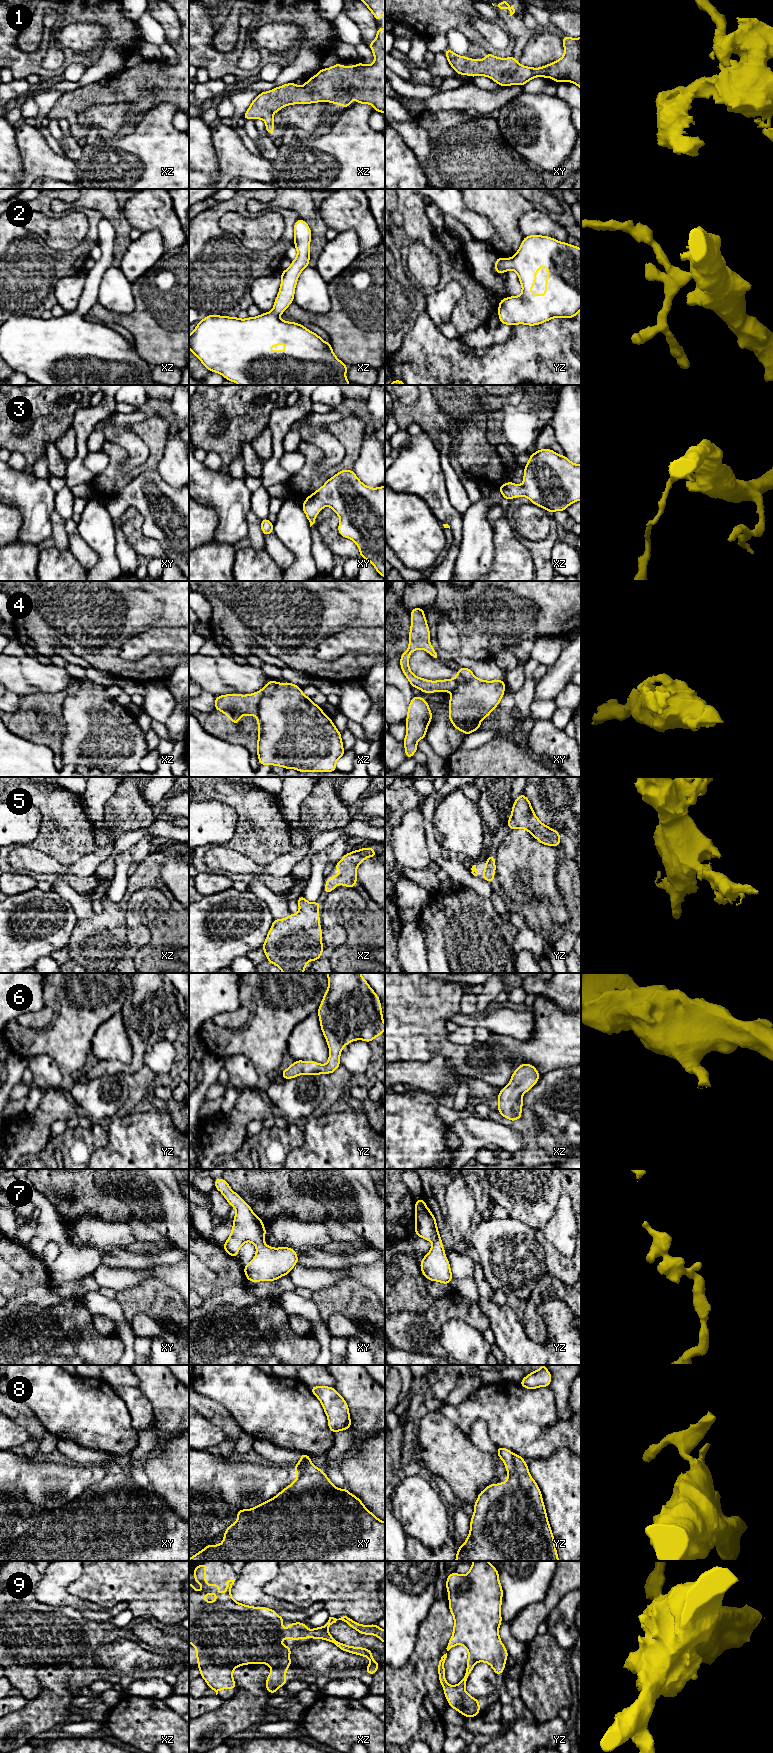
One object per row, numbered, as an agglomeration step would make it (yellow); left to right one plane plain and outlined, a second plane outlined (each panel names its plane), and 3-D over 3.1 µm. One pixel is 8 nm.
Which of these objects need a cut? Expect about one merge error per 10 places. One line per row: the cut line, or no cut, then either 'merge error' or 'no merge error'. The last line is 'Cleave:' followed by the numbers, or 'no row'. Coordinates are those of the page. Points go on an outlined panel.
1: no cut; no merge error
2: no cut; no merge error
3: no cut; no merge error
4: cut in xz along (278, 683), (271, 693), (265, 694), (260, 699), (256, 713); merge error
5: no cut; no merge error
6: no cut; no merge error
7: no cut; no merge error
8: cut in yz along (513, 1454), (513, 1472), (509, 1475); merge error
9: no cut; no merge error
Cleave: 4, 8

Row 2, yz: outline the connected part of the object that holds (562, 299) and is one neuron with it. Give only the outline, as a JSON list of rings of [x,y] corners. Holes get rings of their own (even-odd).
[[[529,235],[524,237],[513,257],[497,258],[495,262],[497,274],[510,269],[517,273],[522,293],[519,296],[505,297],[500,300],[498,316],[501,324],[540,325],[552,318],[574,318],[581,310],[581,249],[579,247],[557,241],[549,236]],[[543,265],[547,267],[544,298],[540,292],[536,295],[531,292],[531,288],[536,283],[537,271]]]

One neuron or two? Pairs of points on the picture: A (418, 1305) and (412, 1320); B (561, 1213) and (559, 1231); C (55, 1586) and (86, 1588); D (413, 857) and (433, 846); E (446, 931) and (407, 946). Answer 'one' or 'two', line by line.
A: two
B: one
C: two
D: two
E: two

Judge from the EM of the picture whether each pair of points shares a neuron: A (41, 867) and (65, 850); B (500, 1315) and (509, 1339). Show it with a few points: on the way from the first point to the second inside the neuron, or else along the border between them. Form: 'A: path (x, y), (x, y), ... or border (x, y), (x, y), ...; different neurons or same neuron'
A: border (32, 847), (65, 866), (76, 861); different neurons
B: path (503, 1321), (509, 1333); same neuron

